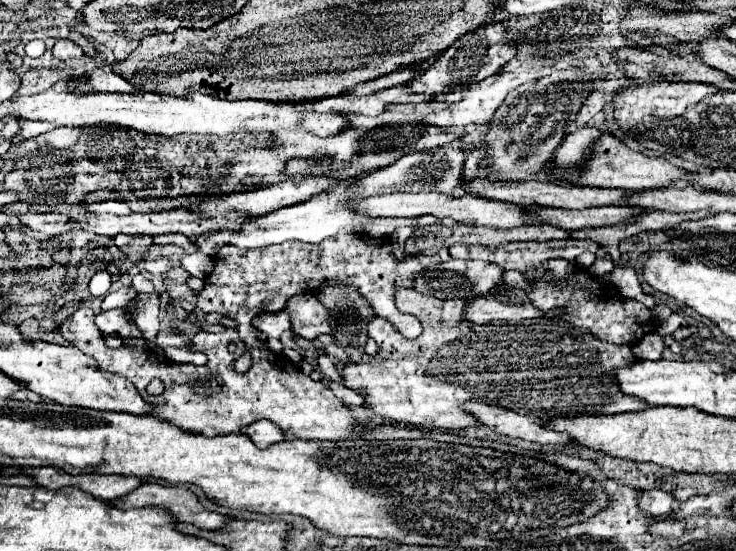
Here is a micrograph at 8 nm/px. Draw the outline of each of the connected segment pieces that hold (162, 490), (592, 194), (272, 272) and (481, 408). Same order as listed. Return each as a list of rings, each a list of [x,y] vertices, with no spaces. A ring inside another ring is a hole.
[[[143,482],[133,492],[115,498],[109,504],[119,510],[157,506],[167,510],[177,522],[187,522],[201,530],[217,530],[221,524],[225,524],[225,520],[229,520],[227,516],[205,510],[195,494],[183,486],[161,486],[153,482]]]
[[[473,180],[471,184],[461,186],[465,192],[487,198],[499,200],[519,206],[553,206],[553,208],[591,208],[591,206],[617,206],[625,190],[605,190],[605,188],[569,188],[561,184],[549,184],[545,180],[525,180],[525,182],[489,182],[489,180]]]
[[[343,234],[339,238],[327,238],[327,240],[323,240],[319,244],[283,242],[283,244],[275,244],[273,248],[261,248],[261,250],[259,248],[241,250],[241,248],[225,246],[215,256],[213,272],[205,278],[205,288],[197,296],[197,308],[201,308],[203,312],[213,312],[215,310],[215,312],[219,312],[223,316],[229,316],[229,318],[237,320],[237,328],[241,328],[241,332],[243,332],[245,326],[251,322],[251,318],[255,318],[257,314],[261,314],[261,312],[281,312],[285,308],[287,300],[293,294],[313,292],[325,280],[335,280],[335,282],[359,288],[361,294],[365,296],[365,300],[369,300],[369,304],[373,304],[373,310],[377,312],[377,316],[381,316],[381,318],[385,318],[389,322],[406,322],[406,325],[403,323],[393,325],[407,339],[415,339],[422,332],[421,323],[415,316],[403,314],[395,308],[395,290],[399,286],[409,288],[415,272],[419,272],[419,270],[421,270],[421,264],[419,264],[419,260],[415,256],[407,256],[403,262],[399,262],[393,256],[389,238],[371,238],[367,234]]]
[[[467,402],[461,406],[467,414],[475,416],[483,426],[489,426],[509,438],[521,438],[537,444],[559,444],[559,446],[573,446],[565,434],[541,428],[541,424],[531,422],[529,416],[517,414],[513,410],[495,406],[495,404],[481,404],[481,402]]]

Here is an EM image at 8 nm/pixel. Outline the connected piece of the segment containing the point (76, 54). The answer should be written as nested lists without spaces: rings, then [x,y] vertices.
[[[57,39],[55,46],[53,46],[53,56],[59,58],[59,60],[69,60],[69,58],[81,58],[83,56],[83,50],[73,44],[71,40],[66,39]]]

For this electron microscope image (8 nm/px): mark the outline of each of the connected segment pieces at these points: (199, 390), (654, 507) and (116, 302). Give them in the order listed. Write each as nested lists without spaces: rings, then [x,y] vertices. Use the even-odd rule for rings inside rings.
[[[81,306],[67,322],[59,324],[59,334],[87,356],[93,356],[107,372],[121,374],[131,380],[143,400],[153,406],[151,416],[191,434],[239,434],[243,426],[249,426],[261,418],[271,420],[287,438],[341,440],[355,438],[359,432],[353,430],[355,420],[351,410],[347,410],[335,398],[329,386],[323,382],[313,382],[283,354],[277,354],[269,348],[255,348],[251,350],[251,370],[247,374],[237,374],[233,370],[233,360],[247,348],[239,334],[231,328],[219,334],[197,332],[195,338],[187,344],[191,352],[203,352],[207,356],[207,364],[203,366],[175,364],[171,360],[159,358],[153,348],[107,348],[99,328],[95,326],[95,312],[87,306]],[[229,342],[237,344],[235,352],[227,350]],[[153,378],[161,378],[165,382],[165,392],[161,396],[149,396],[145,390]]]
[[[643,490],[639,496],[639,508],[649,516],[671,514],[673,496],[663,490]]]
[[[123,286],[123,288],[119,288],[119,290],[111,292],[111,294],[107,294],[101,308],[103,308],[103,310],[125,308],[125,306],[129,306],[129,302],[131,302],[135,296],[137,296],[137,292],[135,292],[133,286]]]

